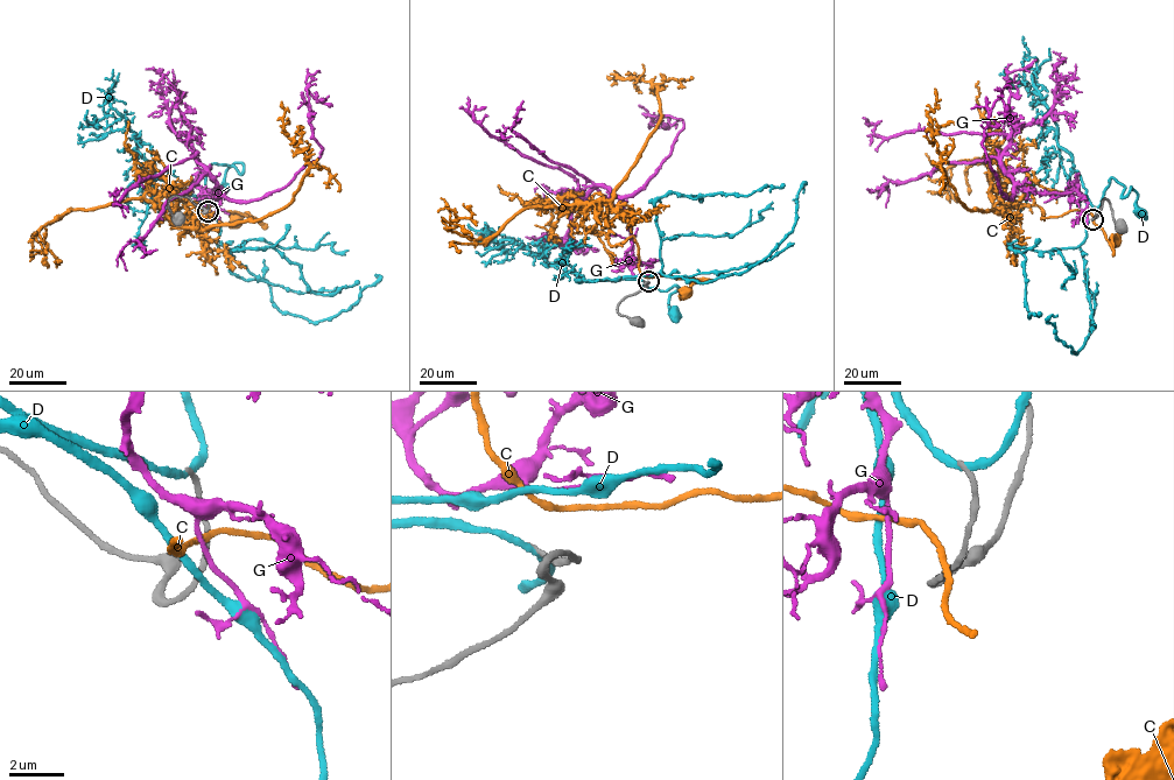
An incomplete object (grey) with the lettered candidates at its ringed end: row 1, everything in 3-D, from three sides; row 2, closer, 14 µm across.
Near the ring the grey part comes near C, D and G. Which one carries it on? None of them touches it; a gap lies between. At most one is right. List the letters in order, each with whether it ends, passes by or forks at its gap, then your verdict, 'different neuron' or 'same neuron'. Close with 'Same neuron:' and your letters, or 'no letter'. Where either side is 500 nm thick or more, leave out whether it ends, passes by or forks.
C: it passes by; different neuron
D: it passes by; different neuron
G: it passes by; same neuron
Same neuron: G

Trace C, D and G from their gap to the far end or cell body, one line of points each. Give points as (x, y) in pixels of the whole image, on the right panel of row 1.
C: (1090, 213), (1111, 247), (1112, 237), (1116, 240)
D: (1087, 219), (1084, 198), (1097, 206), (1111, 177), (1125, 187), (1120, 197), (1131, 187), (1137, 195), (1140, 215)
G: (1088, 217), (1077, 192), (1028, 191), (1007, 174), (1000, 160), (1009, 135), (921, 130), (880, 136), (863, 118)

